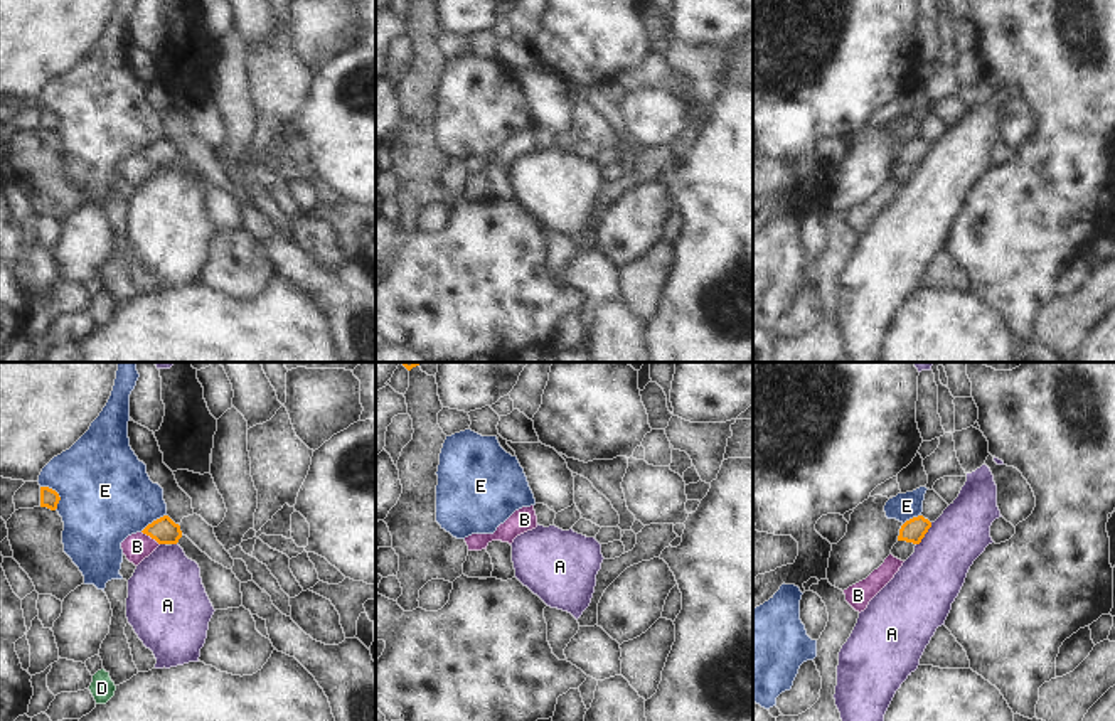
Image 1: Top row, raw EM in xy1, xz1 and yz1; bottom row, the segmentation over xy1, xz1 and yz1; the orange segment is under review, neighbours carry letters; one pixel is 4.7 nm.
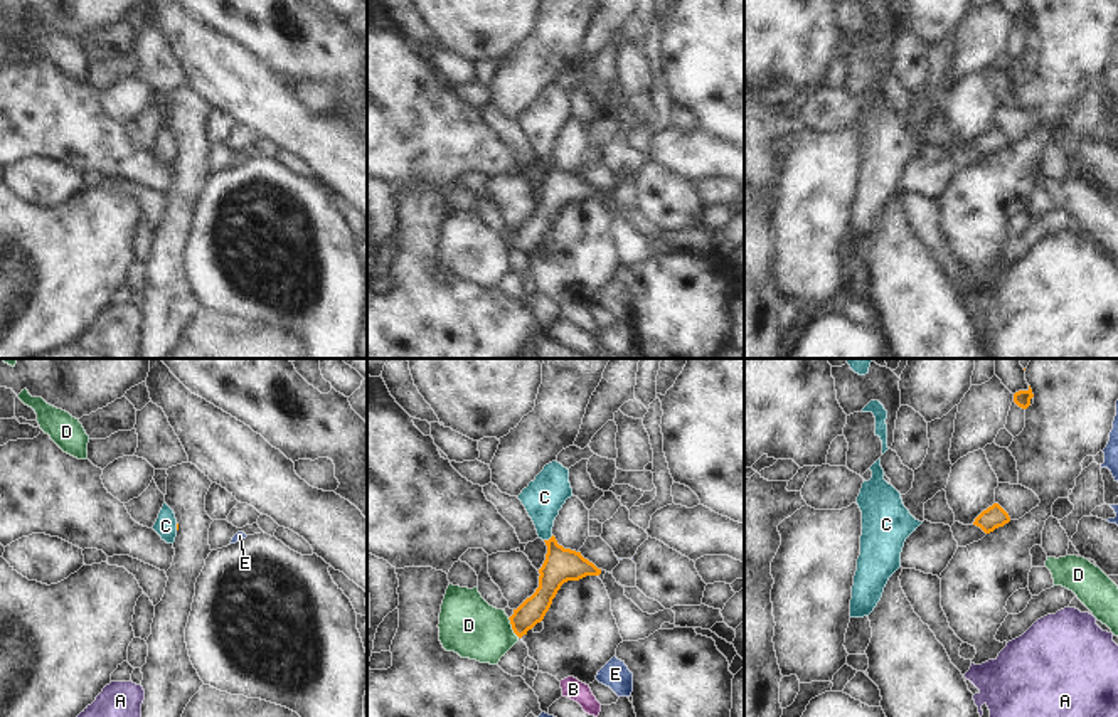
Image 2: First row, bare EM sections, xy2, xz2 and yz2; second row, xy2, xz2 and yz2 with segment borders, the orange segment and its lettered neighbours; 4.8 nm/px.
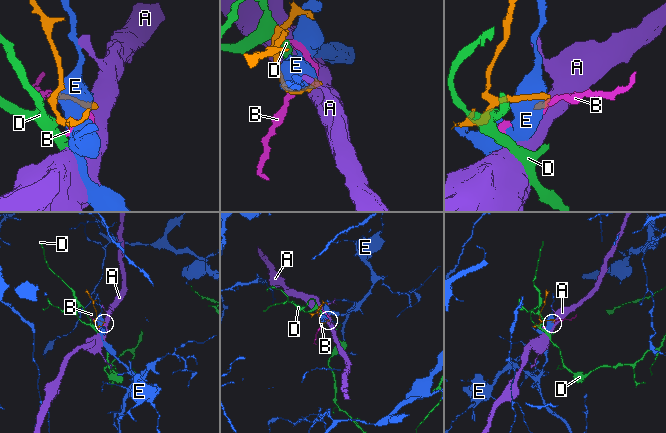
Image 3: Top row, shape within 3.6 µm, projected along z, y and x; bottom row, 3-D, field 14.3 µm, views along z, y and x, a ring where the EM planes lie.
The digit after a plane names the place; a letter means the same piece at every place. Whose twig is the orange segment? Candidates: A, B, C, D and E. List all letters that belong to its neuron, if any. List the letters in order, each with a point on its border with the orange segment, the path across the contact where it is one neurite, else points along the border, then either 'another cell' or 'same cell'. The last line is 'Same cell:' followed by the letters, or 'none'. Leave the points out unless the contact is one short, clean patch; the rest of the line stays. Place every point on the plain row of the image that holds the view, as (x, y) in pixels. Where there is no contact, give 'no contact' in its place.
A: yz1 (925, 155) | along yz1 (932, 145), (917, 167) | another cell
B: xy1 (150, 159) | another cell
C: xz2 (549, 162) | across xz2 (561, 187), (549, 162), (544, 155), (544, 120) | same cell
D: xz2 (512, 251) | along xz2 (507, 241), (519, 260) | another cell
E: xy1 (58, 117) | another cell
Same cell: C

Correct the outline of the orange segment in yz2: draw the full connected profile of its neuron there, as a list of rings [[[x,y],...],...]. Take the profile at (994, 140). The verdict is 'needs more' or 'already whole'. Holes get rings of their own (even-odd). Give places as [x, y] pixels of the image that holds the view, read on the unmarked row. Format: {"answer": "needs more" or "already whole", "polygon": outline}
{"answer": "already whole", "polygon": [[[993,126],[975,141],[973,148],[980,150],[985,157],[990,157],[1009,145],[1009,136],[998,126]]]}

